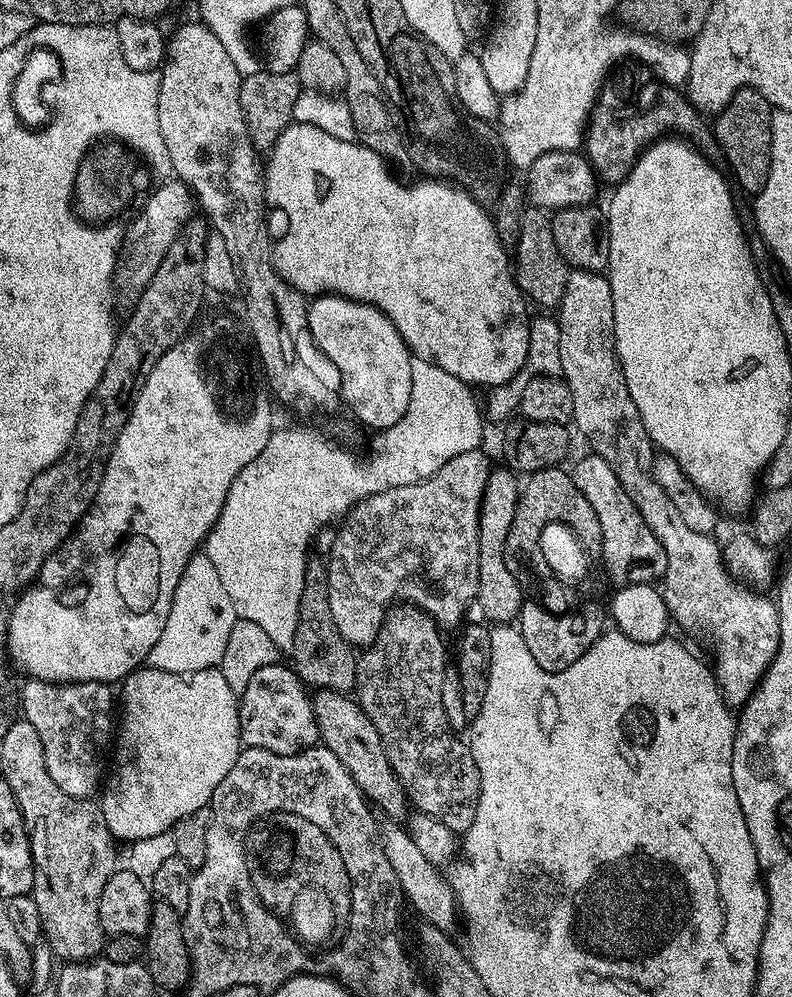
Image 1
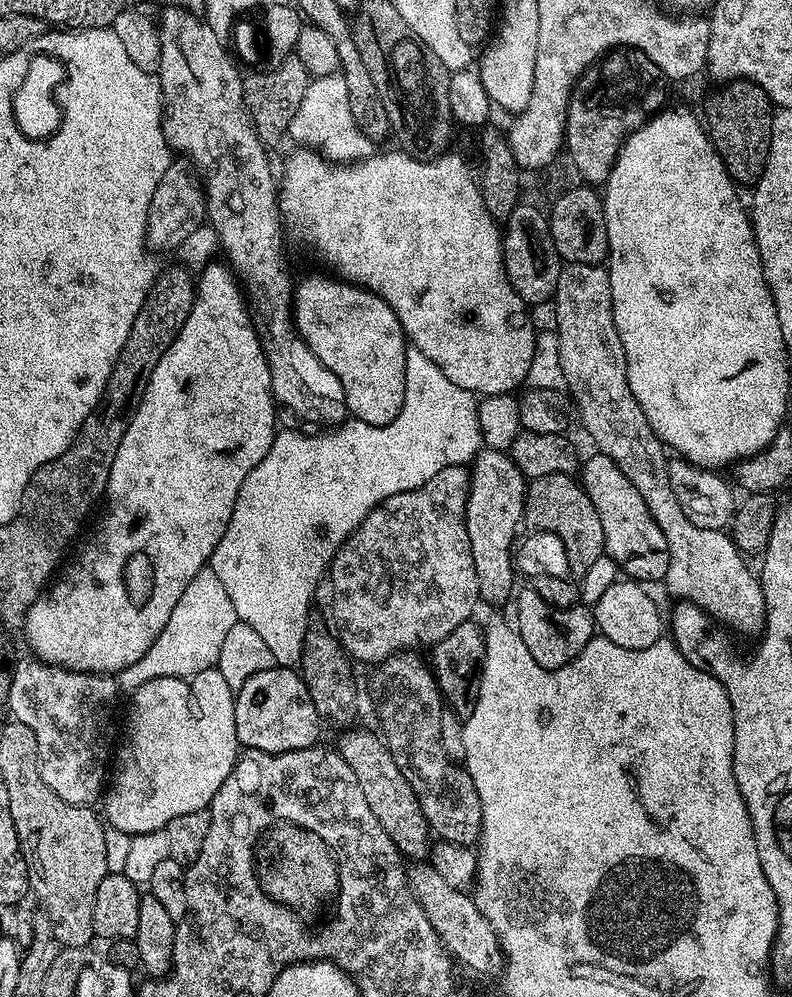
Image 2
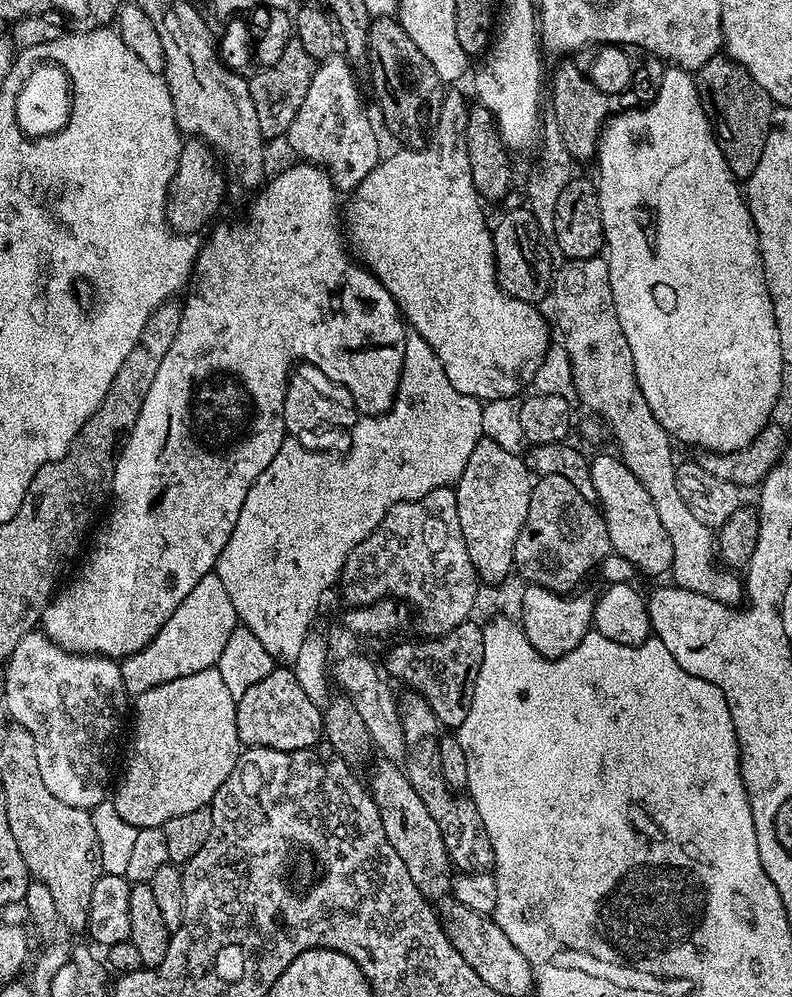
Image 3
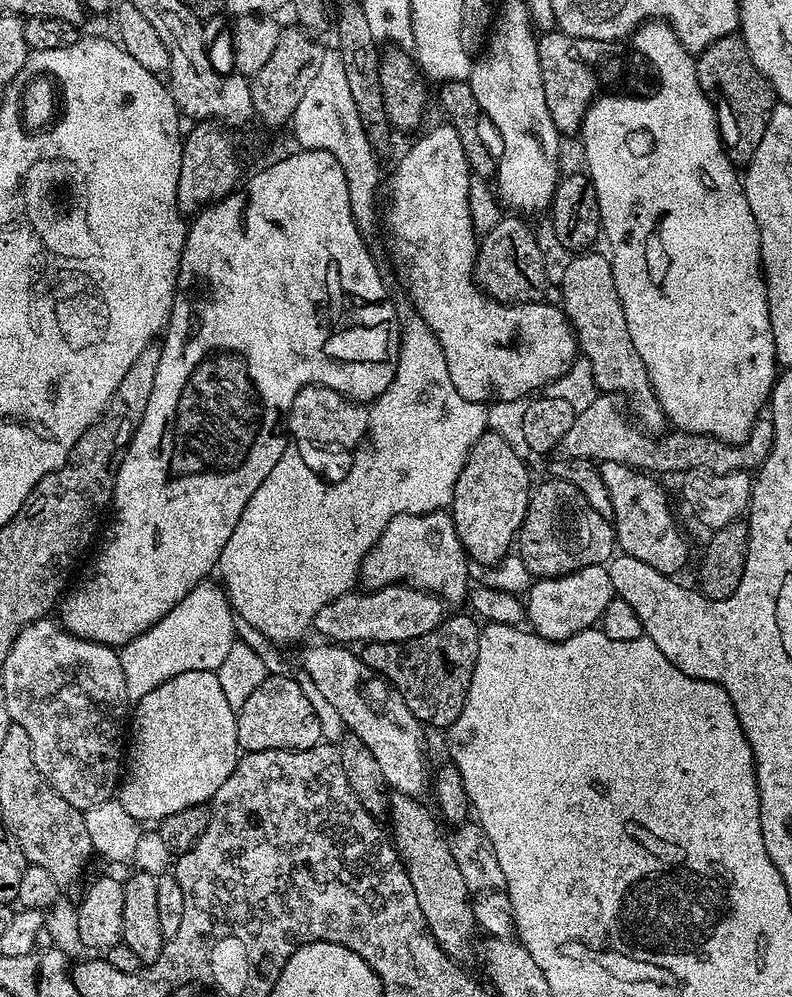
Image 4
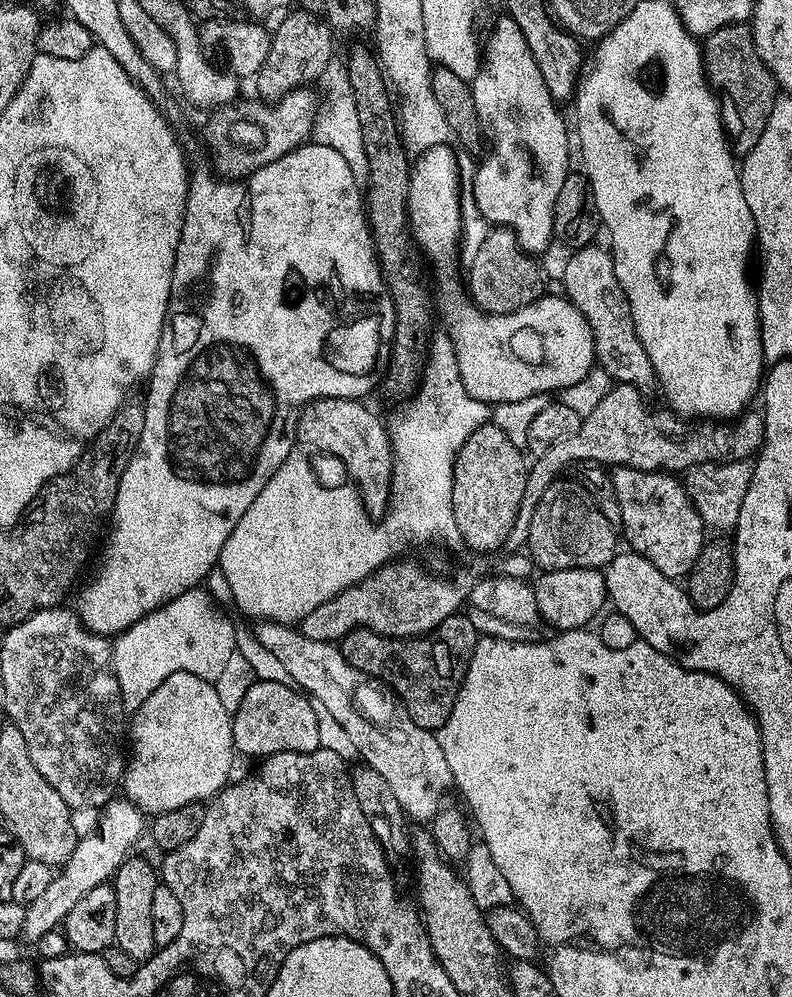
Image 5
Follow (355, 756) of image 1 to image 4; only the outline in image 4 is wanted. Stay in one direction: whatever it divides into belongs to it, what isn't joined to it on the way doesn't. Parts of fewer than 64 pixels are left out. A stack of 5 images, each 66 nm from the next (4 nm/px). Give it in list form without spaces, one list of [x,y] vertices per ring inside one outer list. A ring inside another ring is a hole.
[[[393,791],[389,795],[386,820],[387,823],[392,823],[392,847],[404,864],[406,874],[410,878],[410,886],[414,886],[414,898],[418,898],[422,918],[426,918],[430,934],[450,959],[465,962],[464,960],[471,958],[472,947],[476,944],[476,936],[478,937],[472,900],[466,881],[458,870],[458,862],[454,862],[454,854],[448,845],[449,837],[440,833],[441,825],[433,809],[428,809],[426,805],[419,804],[420,802],[417,797],[401,792]]]

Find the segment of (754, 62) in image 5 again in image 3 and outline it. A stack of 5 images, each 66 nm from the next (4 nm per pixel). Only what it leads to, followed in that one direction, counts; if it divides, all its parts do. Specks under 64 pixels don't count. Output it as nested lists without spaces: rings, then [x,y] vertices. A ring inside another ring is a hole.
[[[717,54],[714,58],[710,58],[710,62],[706,62],[706,66],[702,66],[695,72],[694,79],[696,88],[700,91],[700,98],[704,101],[705,112],[709,117],[714,118],[716,141],[720,143],[720,149],[730,170],[736,176],[737,181],[747,181],[748,177],[754,174],[758,162],[762,159],[765,128],[768,128],[770,120],[767,94],[762,91],[762,86],[758,86],[758,82],[754,82],[754,78],[744,67],[726,54]]]

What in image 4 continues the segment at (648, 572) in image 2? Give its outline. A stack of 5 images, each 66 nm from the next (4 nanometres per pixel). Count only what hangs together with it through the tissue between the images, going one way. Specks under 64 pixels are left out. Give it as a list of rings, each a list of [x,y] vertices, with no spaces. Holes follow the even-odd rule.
[[[606,460],[599,469],[602,482],[610,492],[610,502],[614,504],[611,523],[616,524],[614,540],[619,551],[638,558],[638,562],[646,562],[646,566],[654,566],[654,570],[667,576],[680,574],[676,572],[682,571],[688,560],[688,544],[672,517],[672,508],[668,505],[663,486],[649,473],[622,462]]]

